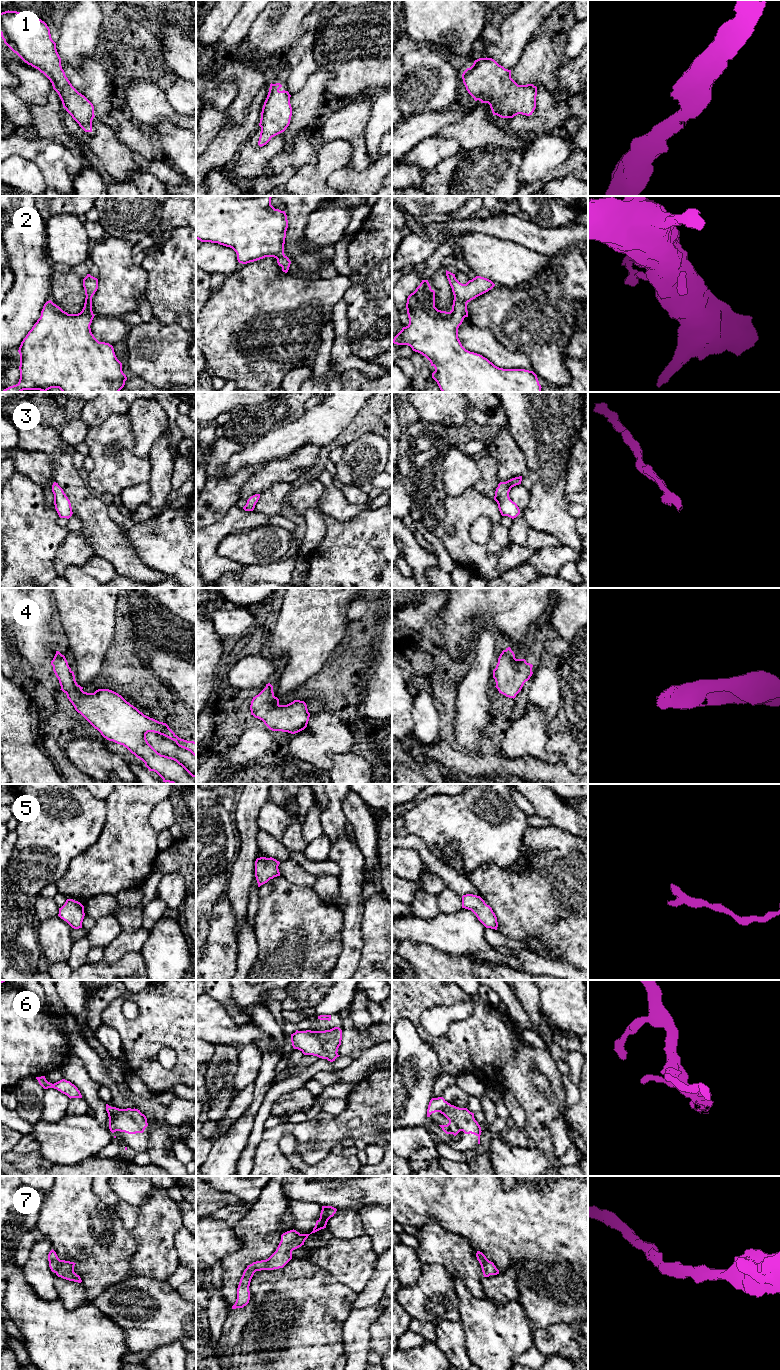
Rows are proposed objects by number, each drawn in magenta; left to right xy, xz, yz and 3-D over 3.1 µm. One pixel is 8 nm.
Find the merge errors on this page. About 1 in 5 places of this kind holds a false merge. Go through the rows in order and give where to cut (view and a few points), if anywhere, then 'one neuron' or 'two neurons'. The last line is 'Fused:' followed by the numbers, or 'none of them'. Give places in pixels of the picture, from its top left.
1: no cut; one neuron
2: no cut; one neuron
3: no cut; one neuron
4: no cut; one neuron
5: no cut; one neuron
6: no cut; one neuron
7: no cut; one neuron
Fused: none of them

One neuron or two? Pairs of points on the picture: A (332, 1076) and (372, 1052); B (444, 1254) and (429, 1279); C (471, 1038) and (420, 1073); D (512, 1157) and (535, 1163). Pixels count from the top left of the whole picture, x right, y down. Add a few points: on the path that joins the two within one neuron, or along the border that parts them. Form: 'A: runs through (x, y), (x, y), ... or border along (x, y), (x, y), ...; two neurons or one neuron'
A: runs through (342, 1075), (352, 1073), (363, 1062); one neuron
B: border along (421, 1263), (441, 1265), (450, 1278); two neurons
C: border along (425, 1041), (437, 1056), (439, 1075); two neurons
D: runs through (518, 1163), (529, 1163); one neuron

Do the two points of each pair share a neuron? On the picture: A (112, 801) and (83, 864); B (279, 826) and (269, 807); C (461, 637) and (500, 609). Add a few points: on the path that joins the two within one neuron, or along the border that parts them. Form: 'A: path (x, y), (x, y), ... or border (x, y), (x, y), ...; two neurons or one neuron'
A: path (113, 817), (113, 836), (99, 850); one neuron
B: path (274, 821), (269, 812); one neuron
C: path (468, 627), (486, 609), (490, 609); one neuron

